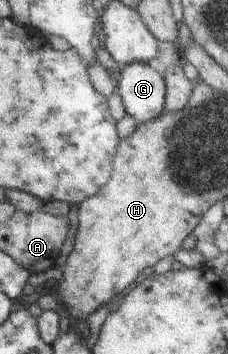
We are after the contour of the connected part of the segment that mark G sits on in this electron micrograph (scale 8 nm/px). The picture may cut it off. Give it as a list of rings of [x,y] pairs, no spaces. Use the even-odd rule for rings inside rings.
[[[138,62],[121,69],[119,89],[126,107],[141,124],[156,119],[164,109],[164,78],[148,63]]]

